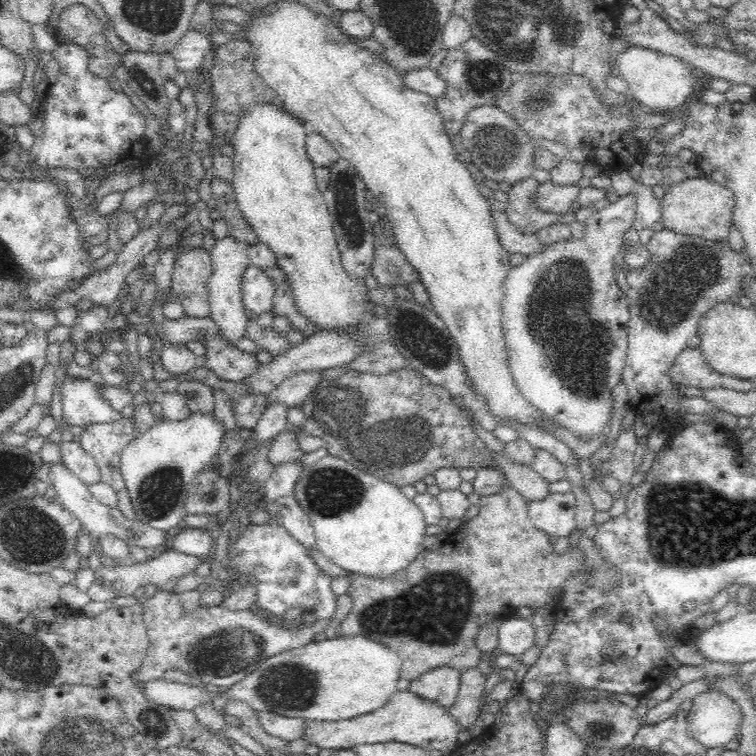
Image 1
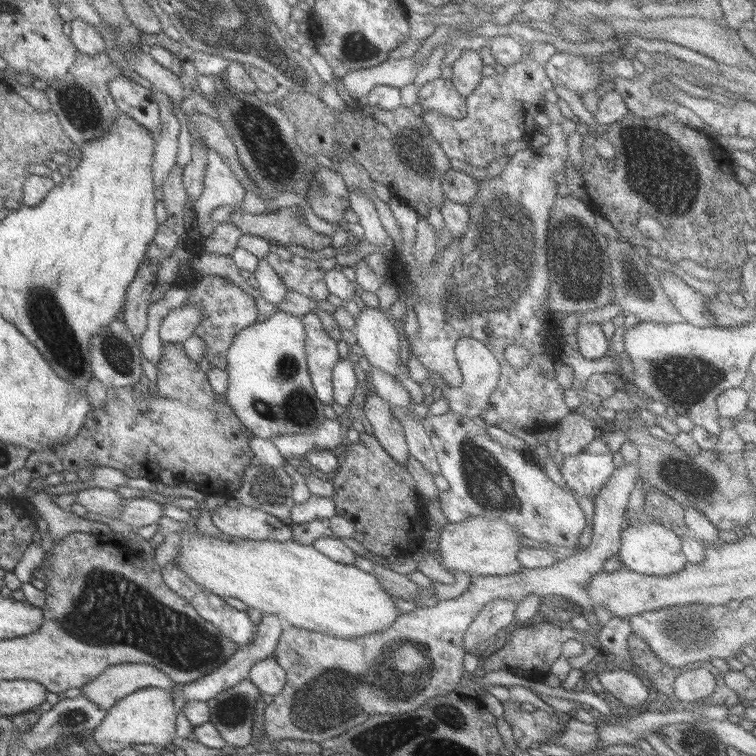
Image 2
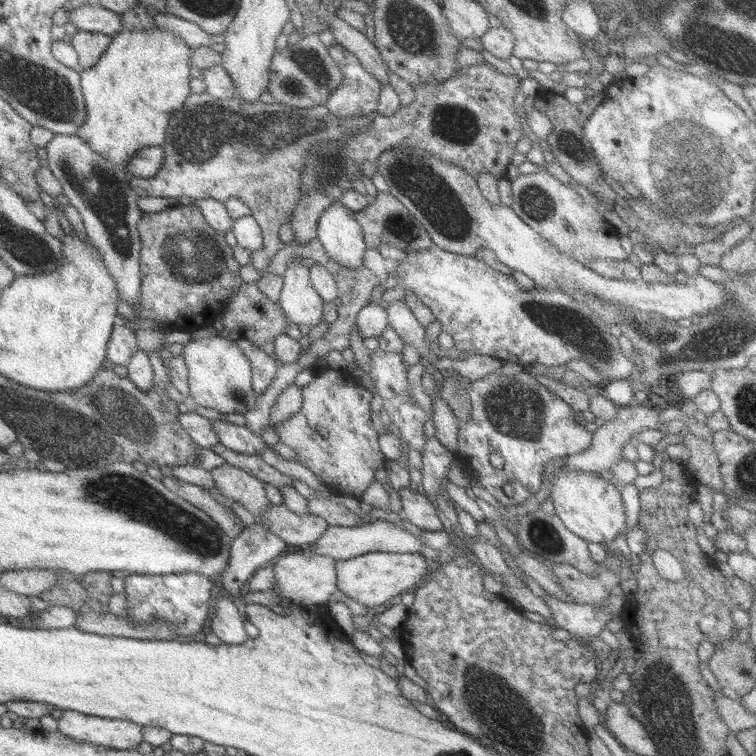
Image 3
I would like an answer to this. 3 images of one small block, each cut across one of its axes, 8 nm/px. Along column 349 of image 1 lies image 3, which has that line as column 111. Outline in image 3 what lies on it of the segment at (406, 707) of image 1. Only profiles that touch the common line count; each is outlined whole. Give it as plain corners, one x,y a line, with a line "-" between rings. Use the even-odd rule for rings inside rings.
64,711
57,720
58,732
78,742
116,750
135,750
144,741
142,726
124,719
98,718

